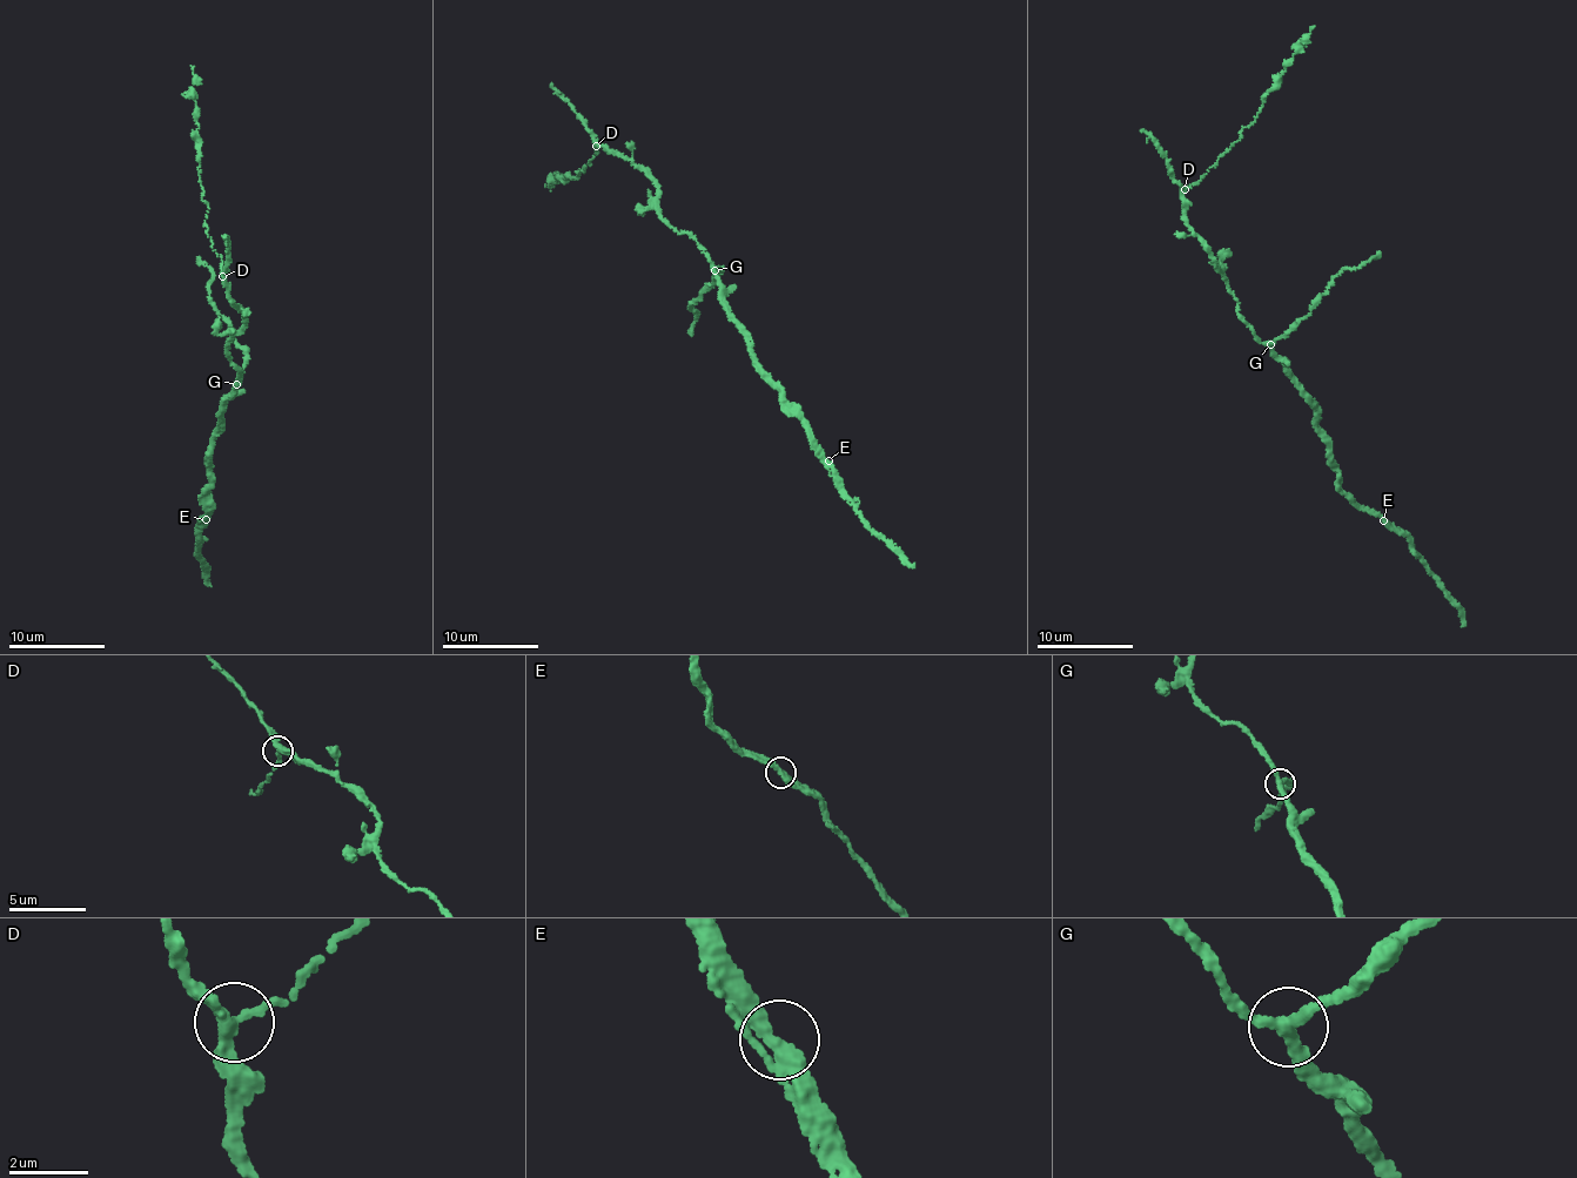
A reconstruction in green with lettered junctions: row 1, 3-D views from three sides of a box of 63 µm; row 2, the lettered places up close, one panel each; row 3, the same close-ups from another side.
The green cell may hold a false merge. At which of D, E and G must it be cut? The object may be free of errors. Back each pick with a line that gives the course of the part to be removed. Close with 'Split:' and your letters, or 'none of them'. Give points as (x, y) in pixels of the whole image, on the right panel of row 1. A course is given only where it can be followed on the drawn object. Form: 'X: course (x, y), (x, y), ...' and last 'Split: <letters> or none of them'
D: course (1185, 189), (1201, 181), (1242, 128), (1255, 120), (1262, 98), (1275, 86), (1295, 47), (1315, 26)
Split: D

